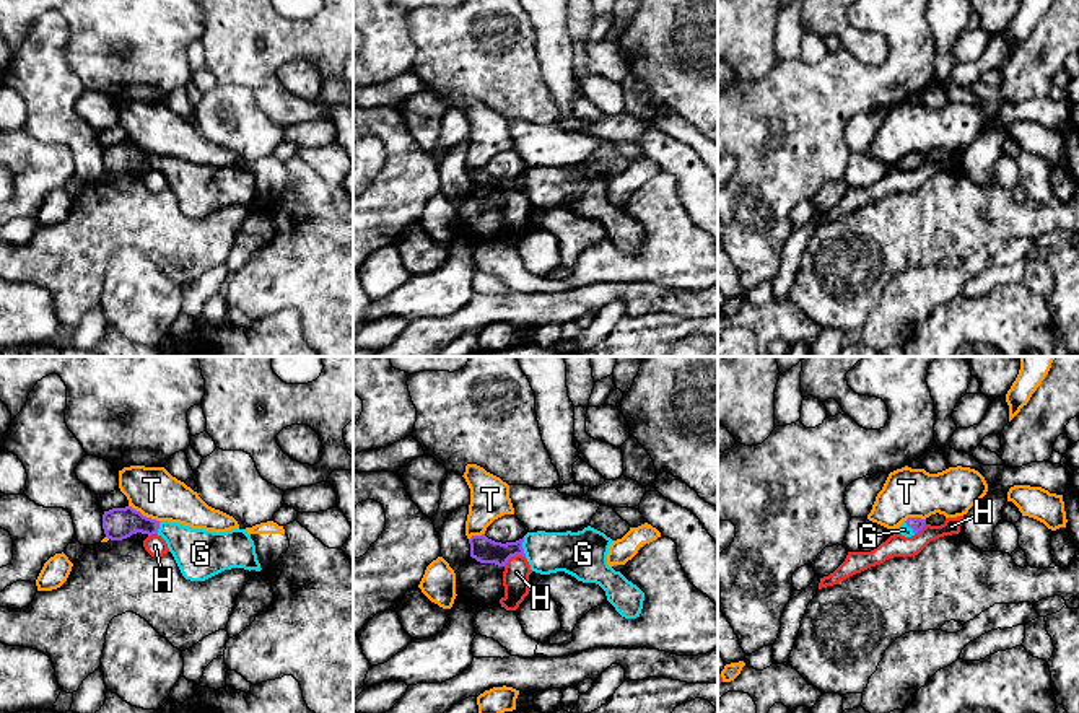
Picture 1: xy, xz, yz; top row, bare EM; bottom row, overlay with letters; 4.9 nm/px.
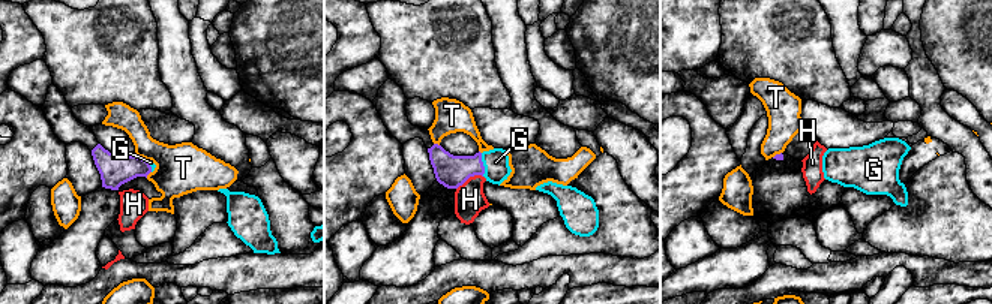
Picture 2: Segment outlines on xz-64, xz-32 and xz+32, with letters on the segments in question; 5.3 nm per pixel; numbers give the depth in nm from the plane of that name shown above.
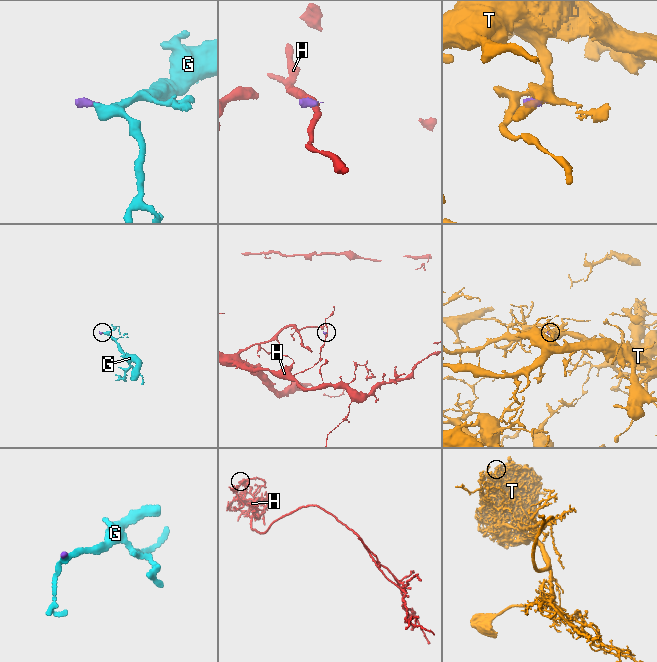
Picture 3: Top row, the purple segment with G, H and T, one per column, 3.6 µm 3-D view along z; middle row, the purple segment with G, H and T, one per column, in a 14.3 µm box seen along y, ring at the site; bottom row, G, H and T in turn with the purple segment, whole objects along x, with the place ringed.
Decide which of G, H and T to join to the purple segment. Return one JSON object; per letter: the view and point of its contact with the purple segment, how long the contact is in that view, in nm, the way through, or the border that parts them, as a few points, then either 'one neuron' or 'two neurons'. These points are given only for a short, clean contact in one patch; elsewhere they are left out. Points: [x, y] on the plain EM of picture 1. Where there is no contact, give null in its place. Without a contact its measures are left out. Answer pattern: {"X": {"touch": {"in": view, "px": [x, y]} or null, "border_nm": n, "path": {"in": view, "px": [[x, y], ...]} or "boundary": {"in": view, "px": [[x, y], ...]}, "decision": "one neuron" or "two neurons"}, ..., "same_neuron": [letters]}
{"G": {"touch": {"in": "xz", "px": [521, 183]}, "border_nm": 90, "path": {"in": "xz", "px": [[485, 186], [521, 183], [539, 183], [547, 188]]}, "decision": "one neuron"}, "H": {"touch": {"in": "xz", "px": [513, 191]}, "border_nm": 120, "boundary": {"in": "xz", "px": [[524, 191], [513, 191], [505, 202]]}, "decision": "two neurons"}, "T": {"touch": {"in": "xy", "px": [142, 150]}, "border_nm": 170, "decision": "two neurons"}, "same_neuron": ["G"]}

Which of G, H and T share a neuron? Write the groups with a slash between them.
G / H / T

